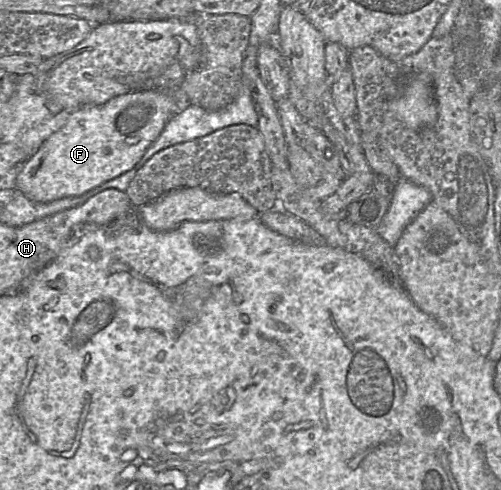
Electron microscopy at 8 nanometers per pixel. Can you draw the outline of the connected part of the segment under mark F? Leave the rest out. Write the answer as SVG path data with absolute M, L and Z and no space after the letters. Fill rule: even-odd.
M160 90L129 92L118 95L104 104L79 107L32 157L17 168L16 188L39 202L84 194L132 169L178 111L178 100L170 93Z

